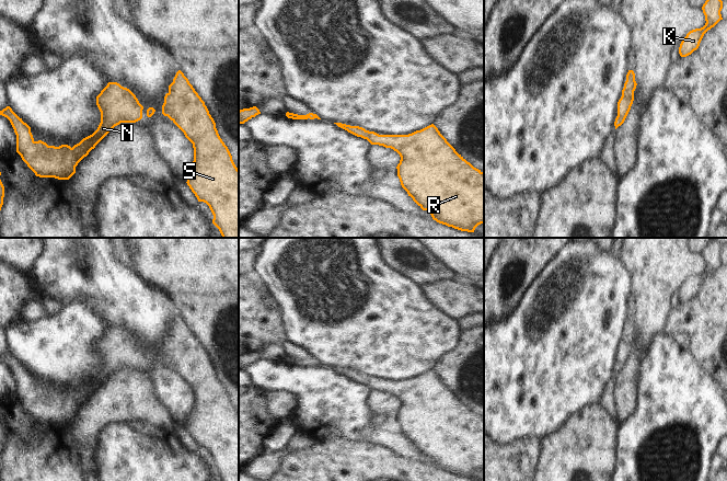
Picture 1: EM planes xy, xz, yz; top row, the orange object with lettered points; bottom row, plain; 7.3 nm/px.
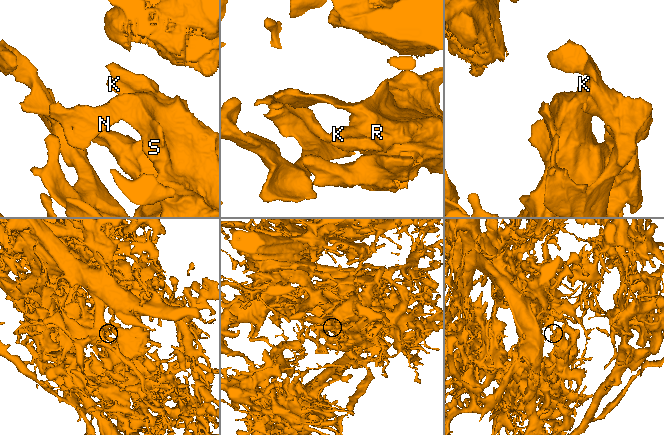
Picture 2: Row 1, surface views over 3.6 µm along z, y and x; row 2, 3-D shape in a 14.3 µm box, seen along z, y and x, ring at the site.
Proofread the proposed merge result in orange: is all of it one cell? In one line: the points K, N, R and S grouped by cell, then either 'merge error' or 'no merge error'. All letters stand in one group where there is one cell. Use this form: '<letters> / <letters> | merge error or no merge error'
K N R S | no merge error

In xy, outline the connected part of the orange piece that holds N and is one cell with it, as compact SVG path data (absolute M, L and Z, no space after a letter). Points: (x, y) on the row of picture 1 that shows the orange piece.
M108 82L96 96L101 112L97 129L72 148L68 145L48 146L35 141L31 127L10 106L0 111L7 117L16 135L16 152L27 167L39 177L69 180L76 173L78 163L120 123L136 123L142 118L143 106L136 95L117 82Z

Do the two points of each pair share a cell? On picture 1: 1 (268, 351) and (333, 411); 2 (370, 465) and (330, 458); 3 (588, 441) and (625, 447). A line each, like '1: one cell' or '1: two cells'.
1: two cells
2: one cell
3: two cells

